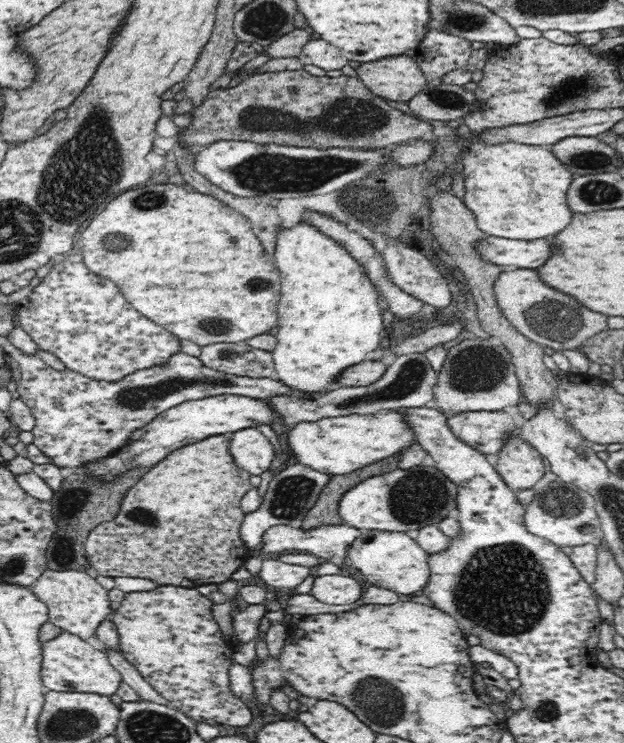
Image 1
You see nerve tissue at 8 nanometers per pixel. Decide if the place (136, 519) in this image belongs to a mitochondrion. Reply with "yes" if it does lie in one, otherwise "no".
yes

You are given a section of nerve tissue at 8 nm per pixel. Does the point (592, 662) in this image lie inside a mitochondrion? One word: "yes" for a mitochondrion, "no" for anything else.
no

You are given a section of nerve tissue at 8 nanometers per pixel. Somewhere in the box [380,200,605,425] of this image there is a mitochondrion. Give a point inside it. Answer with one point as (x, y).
(556, 320)

